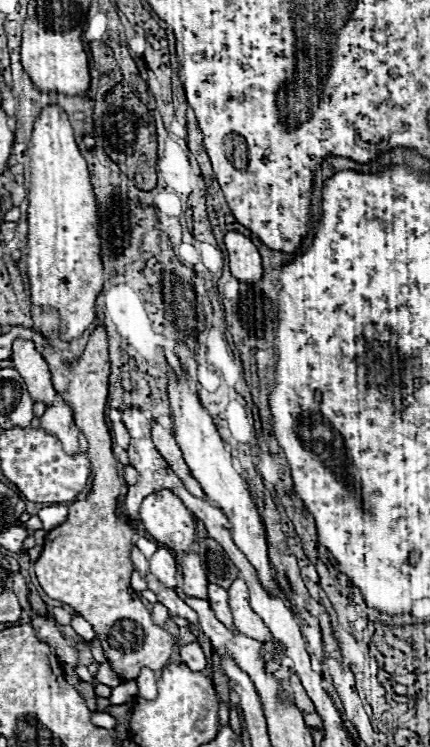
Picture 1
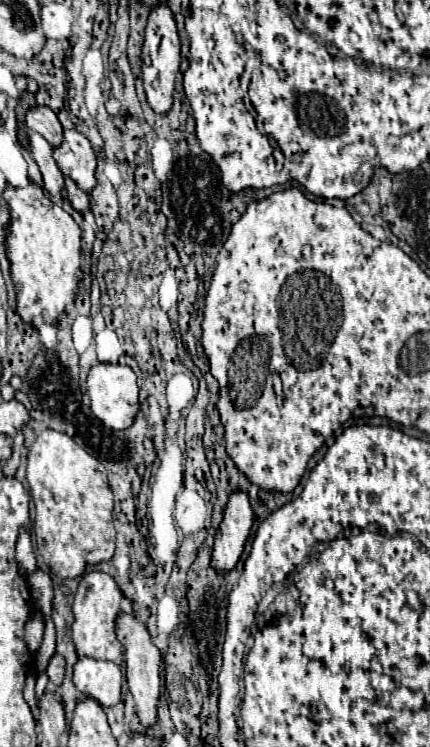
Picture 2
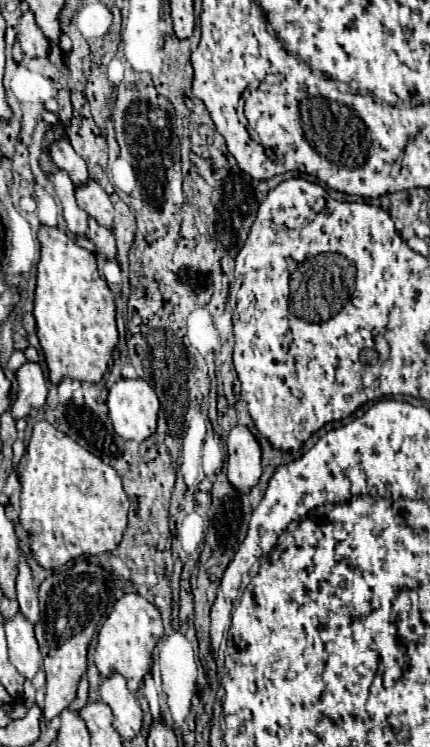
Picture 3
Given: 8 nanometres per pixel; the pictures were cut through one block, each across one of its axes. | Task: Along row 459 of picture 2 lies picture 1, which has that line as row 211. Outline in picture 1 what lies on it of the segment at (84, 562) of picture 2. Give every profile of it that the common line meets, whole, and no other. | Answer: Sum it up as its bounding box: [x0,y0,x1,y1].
[28,104,106,340]

